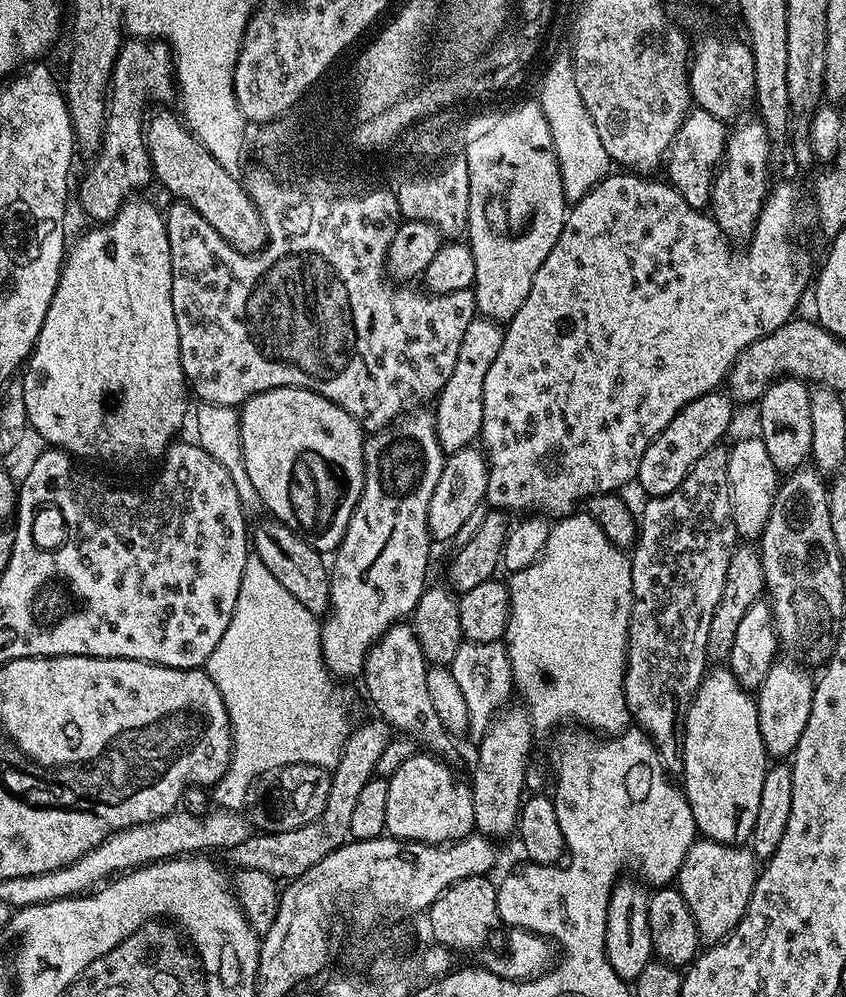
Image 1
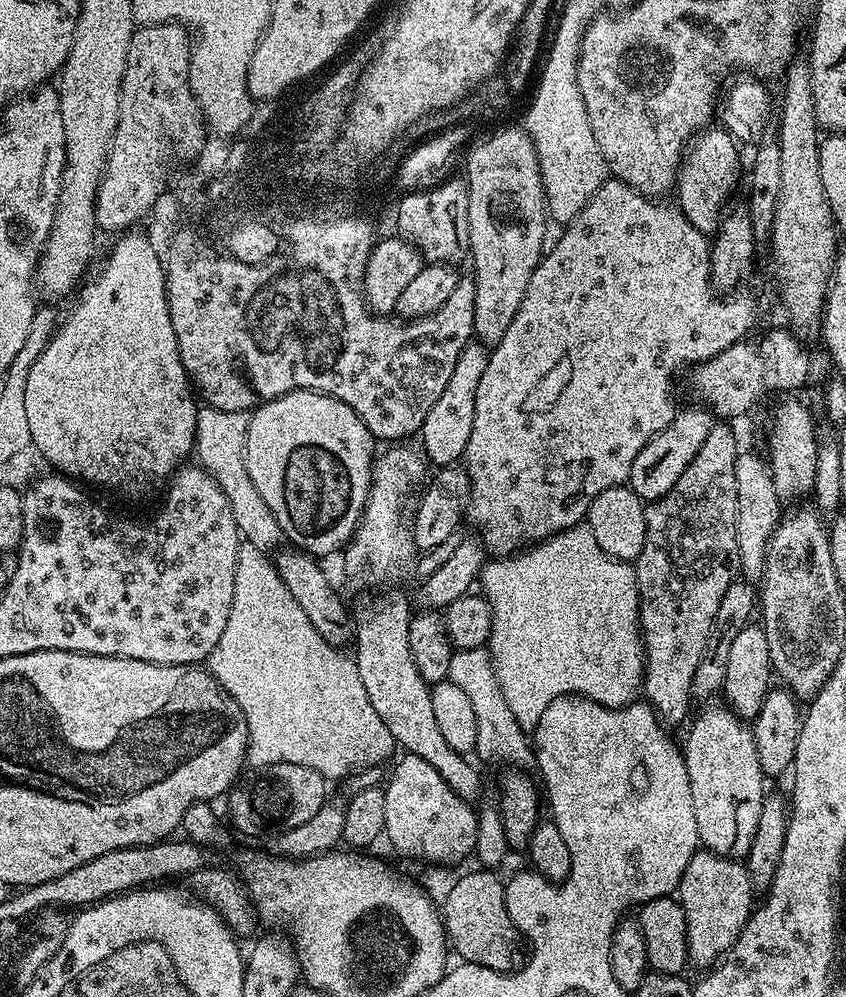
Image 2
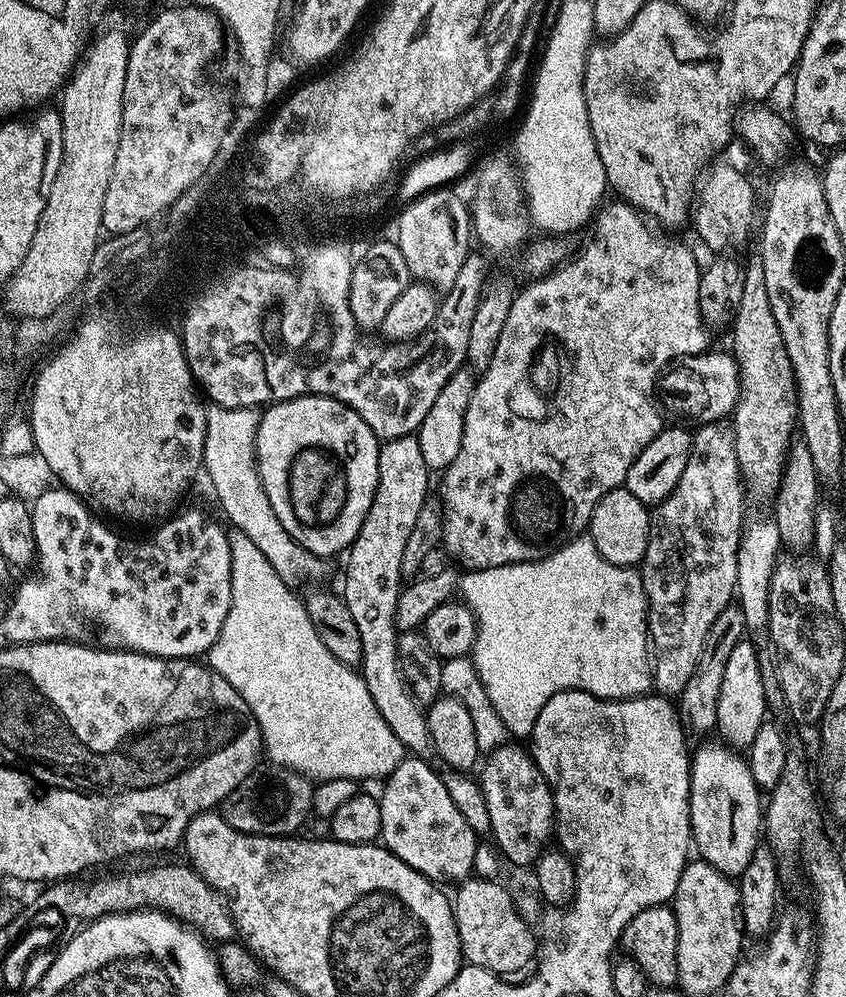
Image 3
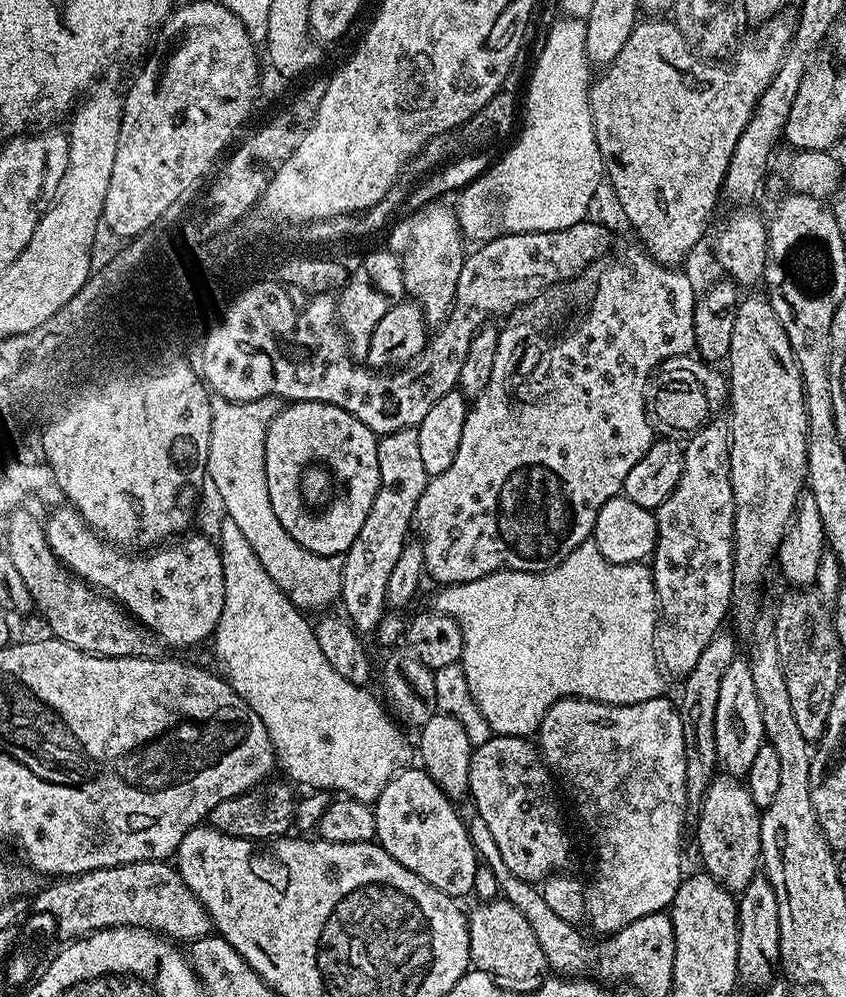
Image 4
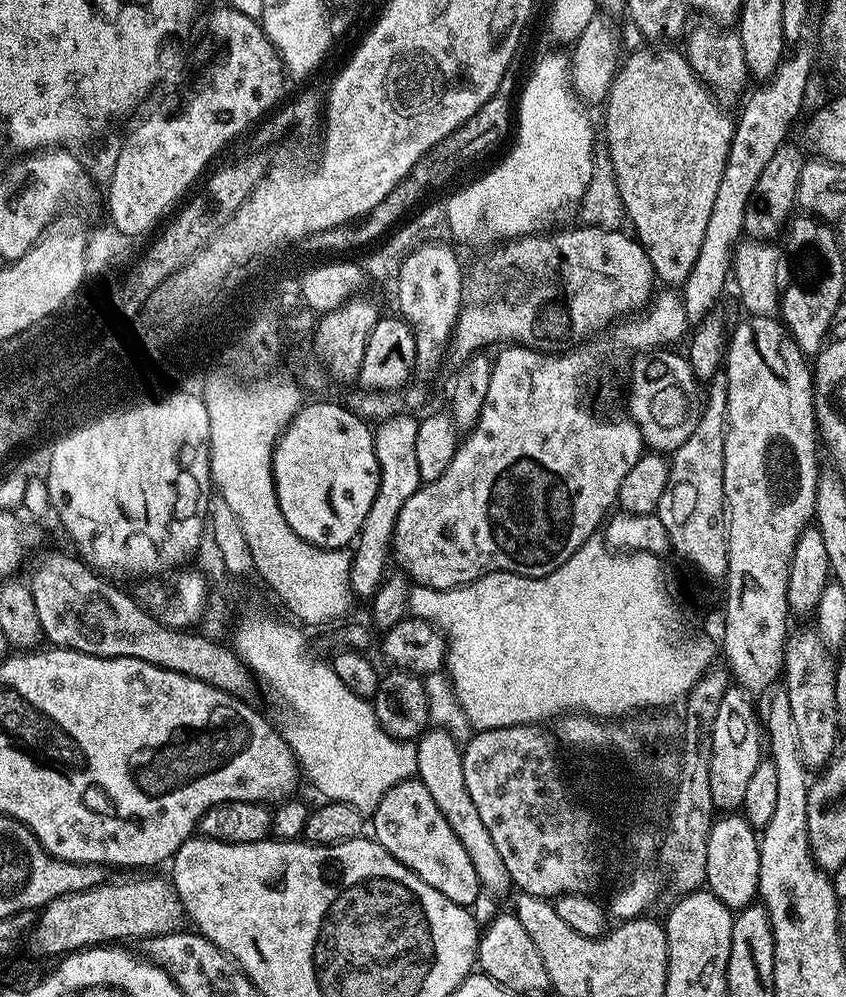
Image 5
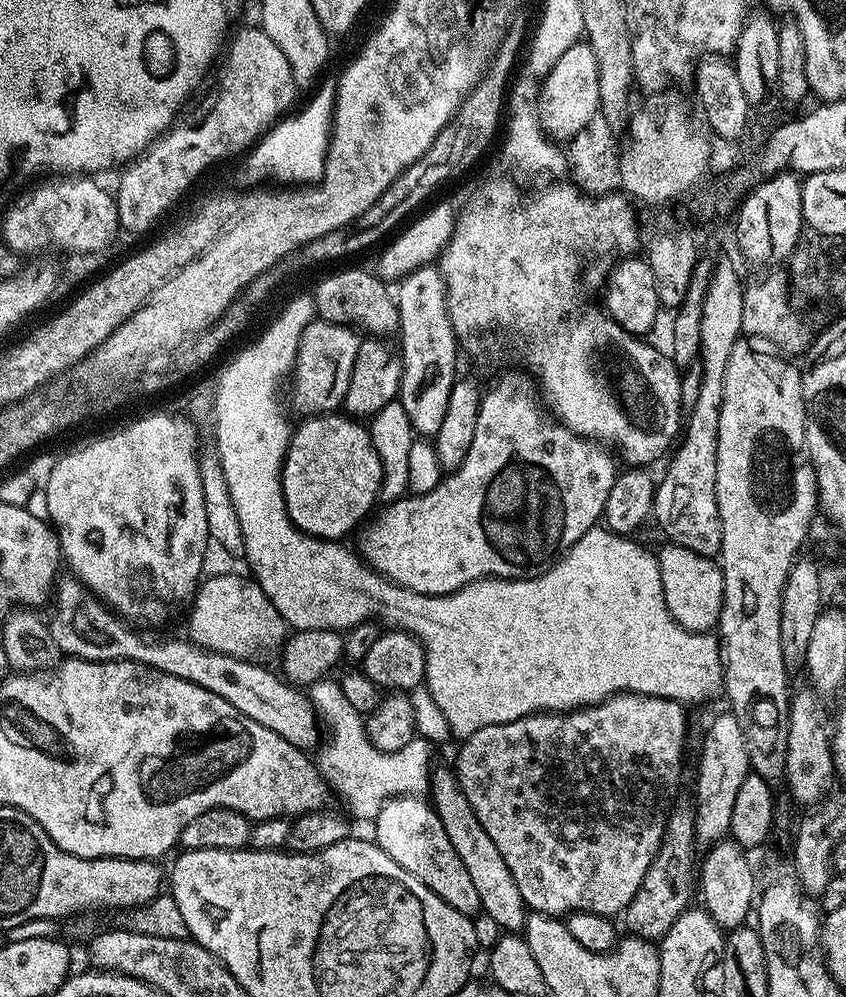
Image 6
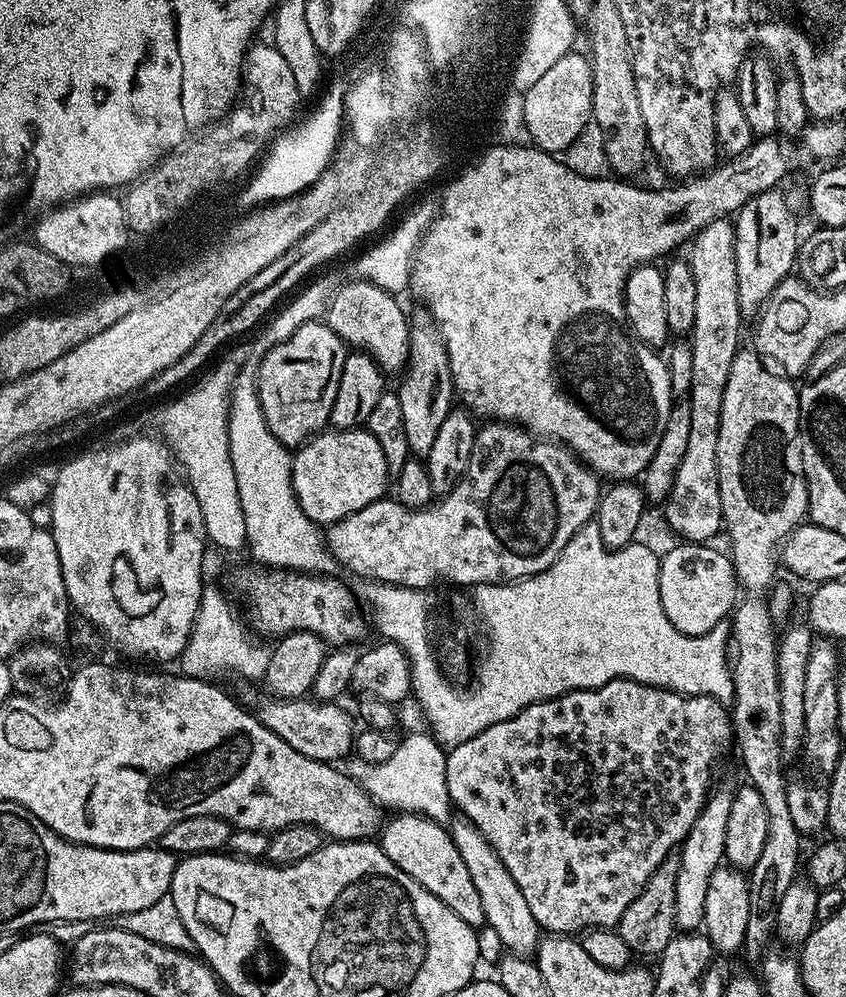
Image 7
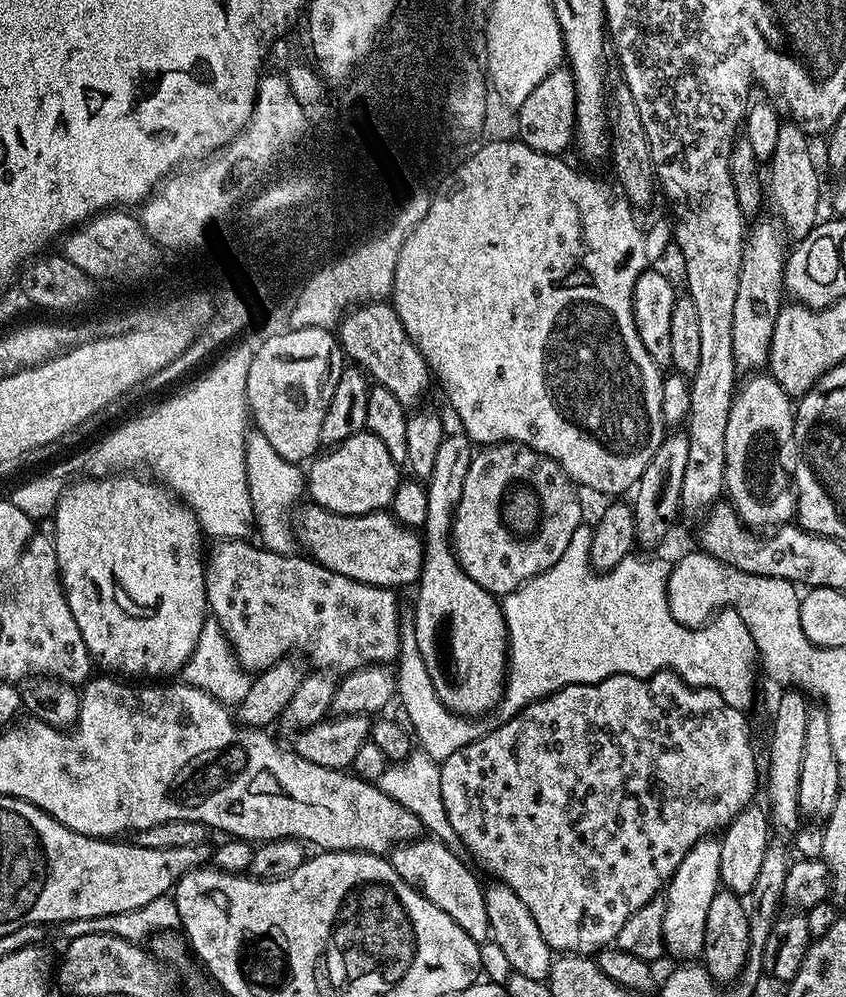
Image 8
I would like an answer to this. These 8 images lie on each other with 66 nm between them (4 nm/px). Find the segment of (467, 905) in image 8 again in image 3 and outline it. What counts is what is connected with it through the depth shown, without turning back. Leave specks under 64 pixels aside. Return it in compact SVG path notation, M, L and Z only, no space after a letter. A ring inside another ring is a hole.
M406 758L395 770L383 781L384 793L379 793L378 799L382 810L382 826L380 827L379 839L383 847L388 848L406 866L418 870L427 878L440 886L459 885L473 875L474 856L478 845L478 837L474 830L462 818L458 807L450 798L450 793L443 785L443 778L439 771L428 765L429 761L424 758Z

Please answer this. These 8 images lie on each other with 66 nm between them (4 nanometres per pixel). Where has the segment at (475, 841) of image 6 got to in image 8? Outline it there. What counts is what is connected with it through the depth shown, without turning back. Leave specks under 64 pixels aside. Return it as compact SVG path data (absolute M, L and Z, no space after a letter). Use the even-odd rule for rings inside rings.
M492 882L492 885L484 888L484 901L486 902L490 940L502 948L513 973L526 978L547 981L554 953L546 942L546 938L542 938L542 930L538 930L538 922L534 922L530 910L526 910L526 906L514 894L514 890L510 890L499 882Z

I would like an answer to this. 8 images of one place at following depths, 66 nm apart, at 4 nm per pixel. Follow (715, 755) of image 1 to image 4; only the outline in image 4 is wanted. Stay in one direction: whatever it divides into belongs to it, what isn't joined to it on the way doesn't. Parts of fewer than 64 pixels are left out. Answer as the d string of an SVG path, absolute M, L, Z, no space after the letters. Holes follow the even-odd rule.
M720 774L709 784L696 820L696 848L700 851L703 871L728 889L739 894L758 875L760 859L761 809L750 798L747 787L737 777Z

